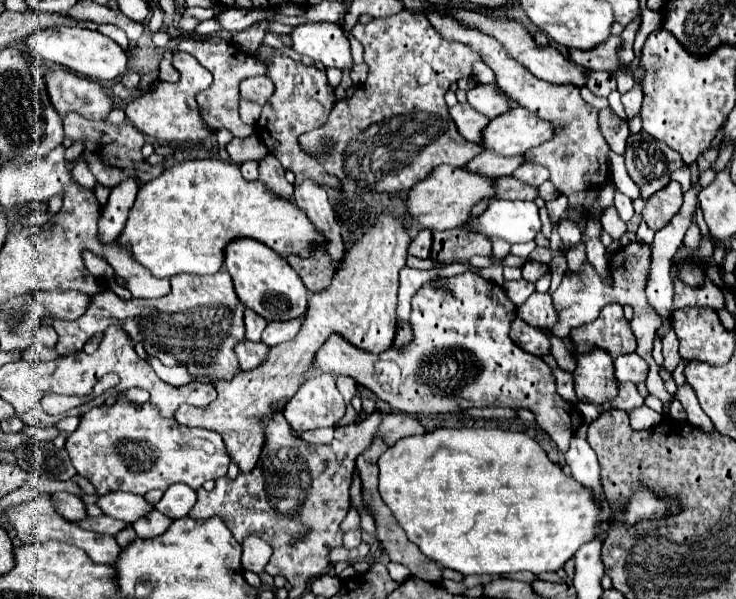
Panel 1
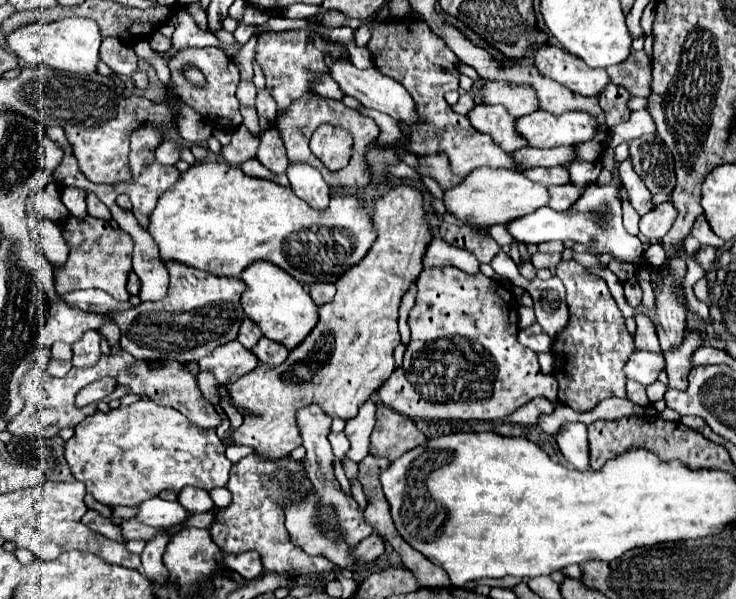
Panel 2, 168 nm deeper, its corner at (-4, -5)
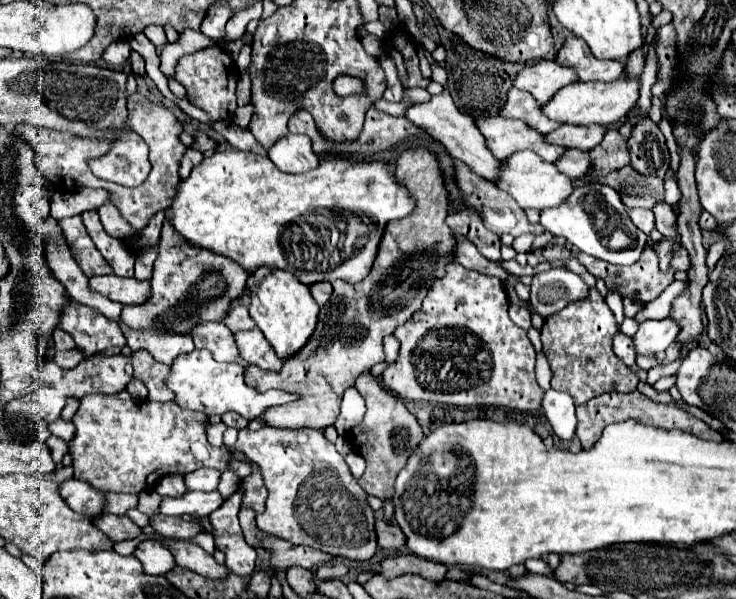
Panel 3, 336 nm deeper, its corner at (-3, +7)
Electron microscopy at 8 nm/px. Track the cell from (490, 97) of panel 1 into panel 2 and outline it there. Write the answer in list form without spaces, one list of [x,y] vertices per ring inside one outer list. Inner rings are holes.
[[[485,82],[479,90],[481,104],[495,106],[501,104],[515,118],[531,114],[537,110],[537,96],[529,86],[511,86],[505,82]]]

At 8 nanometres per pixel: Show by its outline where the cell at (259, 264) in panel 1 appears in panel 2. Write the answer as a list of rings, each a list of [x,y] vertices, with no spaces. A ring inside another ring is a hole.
[[[257,260],[249,264],[249,268],[245,268],[241,280],[247,286],[241,296],[243,310],[255,324],[259,324],[263,336],[277,340],[291,350],[301,344],[317,324],[317,304],[311,300],[305,286],[299,280],[293,280],[293,276],[289,276],[275,264],[269,264],[267,260]]]

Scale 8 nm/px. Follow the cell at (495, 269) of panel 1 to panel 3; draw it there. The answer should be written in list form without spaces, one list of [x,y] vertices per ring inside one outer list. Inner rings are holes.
[[[554,268],[550,272],[534,276],[530,302],[536,302],[536,304],[532,304],[532,308],[540,316],[546,318],[546,316],[566,308],[570,302],[586,298],[588,290],[590,288],[584,284],[584,280],[578,274],[574,274],[566,268]]]

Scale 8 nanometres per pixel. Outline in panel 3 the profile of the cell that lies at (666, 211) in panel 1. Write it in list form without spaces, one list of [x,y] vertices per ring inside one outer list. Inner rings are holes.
[[[632,208],[630,212],[630,220],[634,222],[634,226],[638,230],[642,230],[644,234],[650,234],[654,230],[654,214],[650,210],[644,210],[644,208]]]

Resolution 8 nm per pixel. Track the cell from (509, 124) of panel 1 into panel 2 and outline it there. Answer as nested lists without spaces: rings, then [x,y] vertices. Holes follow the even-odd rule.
[[[537,110],[529,116],[515,120],[515,128],[521,138],[527,140],[531,148],[553,148],[581,144],[593,138],[595,120],[585,112],[567,112],[563,116],[553,116],[549,112]]]

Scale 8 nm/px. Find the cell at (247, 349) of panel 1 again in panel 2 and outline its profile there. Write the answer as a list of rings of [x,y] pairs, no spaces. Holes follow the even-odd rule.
[[[237,340],[219,346],[211,356],[201,358],[199,366],[203,372],[213,372],[221,384],[235,382],[257,366],[257,356],[251,350],[243,348]]]

